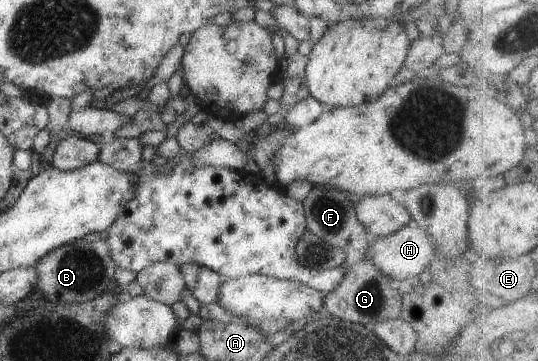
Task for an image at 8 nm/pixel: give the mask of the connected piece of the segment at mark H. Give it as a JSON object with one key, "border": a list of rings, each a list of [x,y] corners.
{"border":[[[410,223],[388,236],[375,239],[367,248],[365,255],[369,256],[371,263],[375,264],[382,274],[399,283],[408,277],[418,277],[420,272],[432,262],[436,252],[437,249],[429,234],[414,223]]]}

